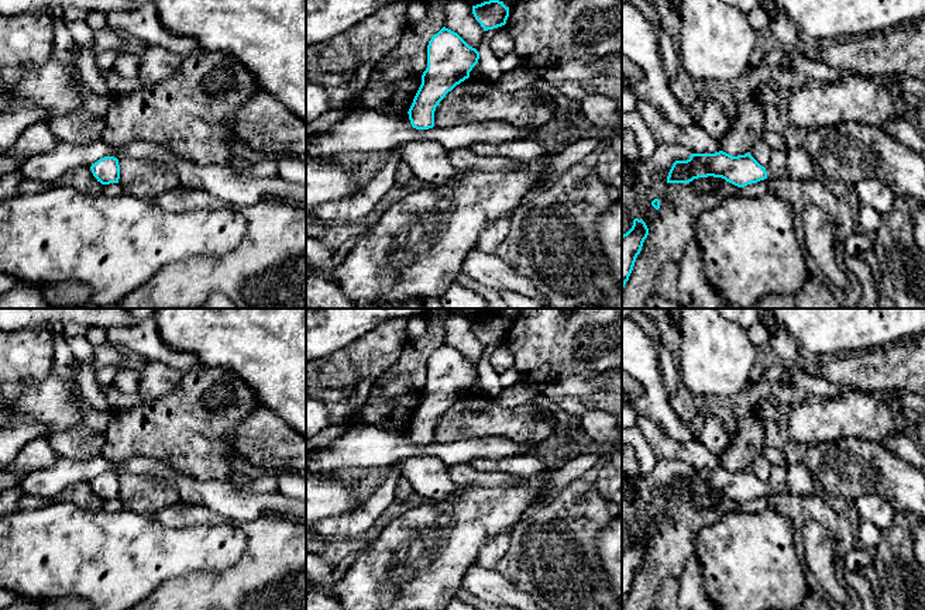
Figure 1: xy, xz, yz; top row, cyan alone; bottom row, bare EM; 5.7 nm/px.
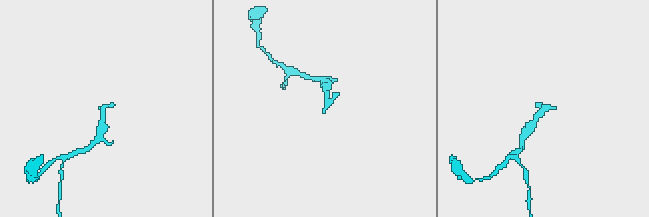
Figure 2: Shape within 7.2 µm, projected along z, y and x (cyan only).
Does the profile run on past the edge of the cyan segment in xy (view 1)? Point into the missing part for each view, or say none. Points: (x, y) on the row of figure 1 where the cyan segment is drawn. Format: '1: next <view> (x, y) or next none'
1: next none

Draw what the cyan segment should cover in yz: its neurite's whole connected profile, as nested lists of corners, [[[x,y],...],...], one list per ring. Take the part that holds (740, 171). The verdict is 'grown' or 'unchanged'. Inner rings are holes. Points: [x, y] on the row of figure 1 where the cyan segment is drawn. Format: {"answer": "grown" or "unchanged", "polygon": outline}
{"answer": "grown", "polygon": [[[802,148],[773,151],[767,166],[761,166],[749,152],[732,156],[723,151],[715,154],[691,154],[687,161],[675,161],[668,172],[667,183],[690,183],[698,178],[722,178],[745,187],[764,179],[815,178],[815,165]]]}

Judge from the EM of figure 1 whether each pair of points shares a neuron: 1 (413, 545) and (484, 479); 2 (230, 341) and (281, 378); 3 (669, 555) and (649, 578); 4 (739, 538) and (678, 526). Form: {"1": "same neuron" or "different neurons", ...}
{"1": "different neurons", "2": "same neuron", "3": "same neuron", "4": "different neurons"}

